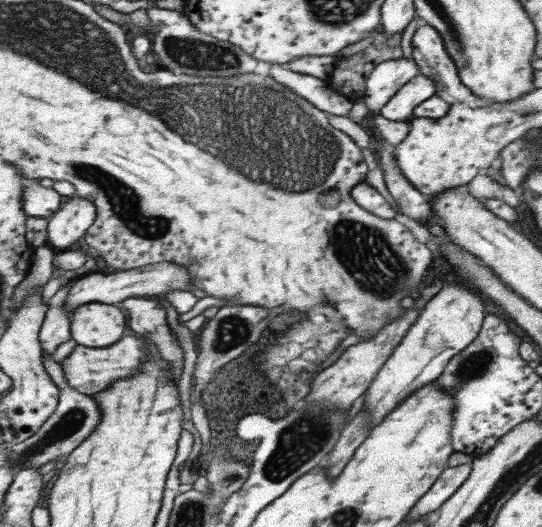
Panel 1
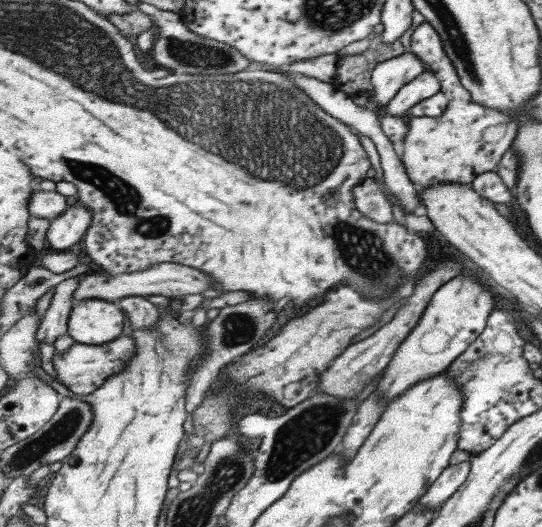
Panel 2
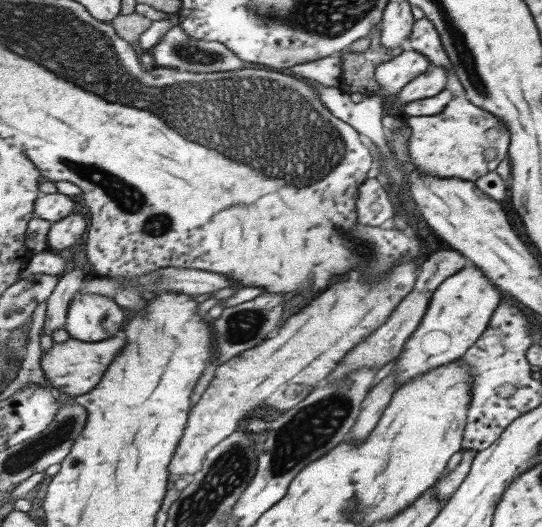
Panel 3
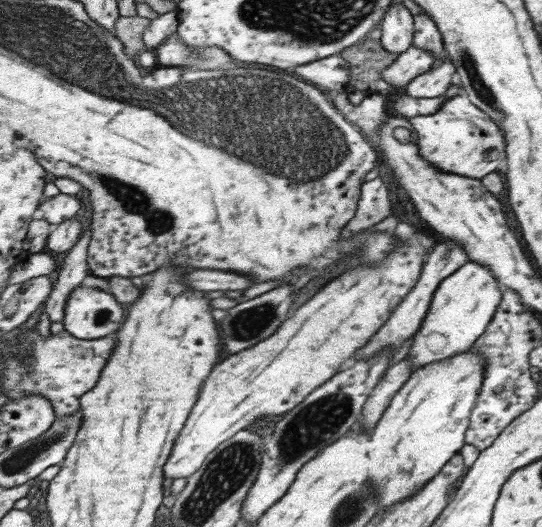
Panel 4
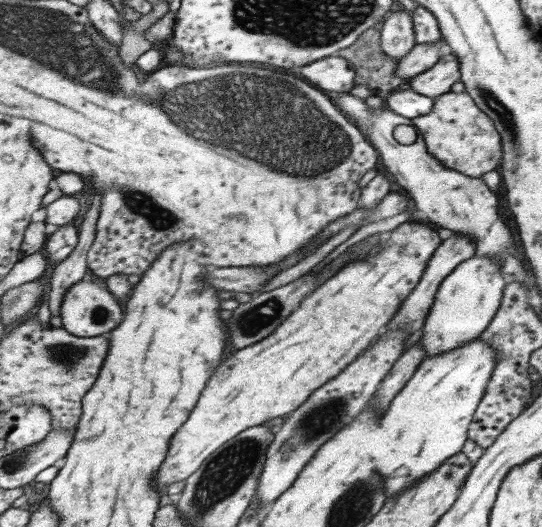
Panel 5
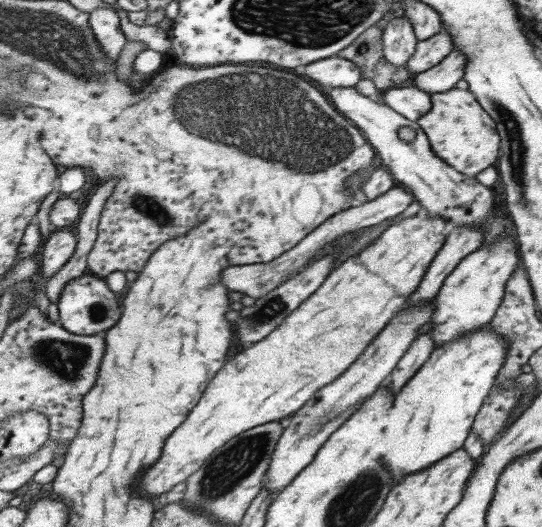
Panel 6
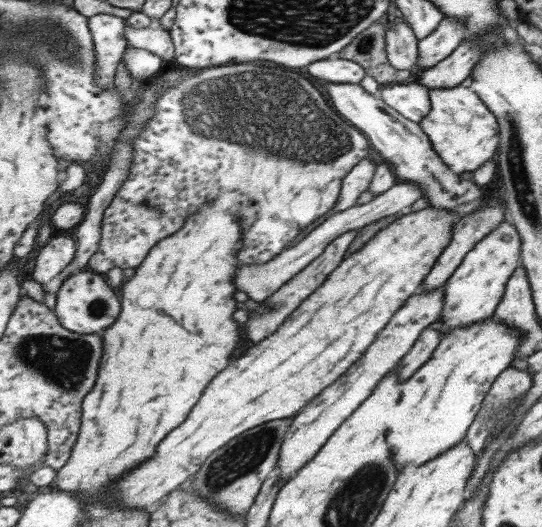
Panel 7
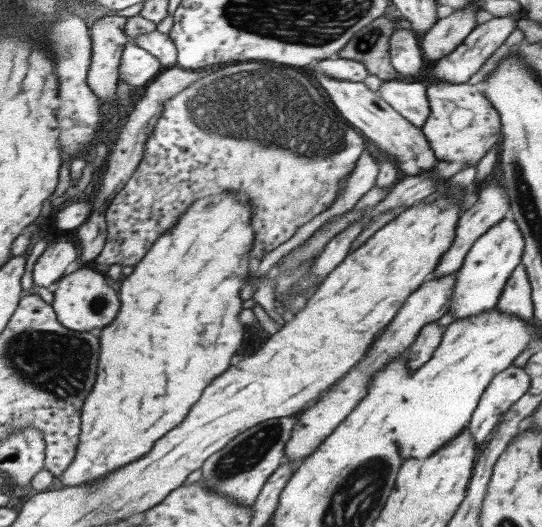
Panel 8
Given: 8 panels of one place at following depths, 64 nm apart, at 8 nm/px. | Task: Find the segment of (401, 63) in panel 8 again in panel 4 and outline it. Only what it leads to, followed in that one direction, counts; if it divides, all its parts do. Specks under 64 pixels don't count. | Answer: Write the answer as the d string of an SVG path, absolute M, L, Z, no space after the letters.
M393 4L380 25L385 50L403 54L413 46L414 15L405 4Z

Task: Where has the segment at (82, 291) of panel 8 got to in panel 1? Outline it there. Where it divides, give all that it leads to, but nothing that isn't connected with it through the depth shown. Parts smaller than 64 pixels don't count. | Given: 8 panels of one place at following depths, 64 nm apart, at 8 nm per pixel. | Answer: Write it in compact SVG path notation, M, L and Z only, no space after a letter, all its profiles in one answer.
M89 302L71 316L71 330L77 344L107 348L125 336L127 318L113 304Z

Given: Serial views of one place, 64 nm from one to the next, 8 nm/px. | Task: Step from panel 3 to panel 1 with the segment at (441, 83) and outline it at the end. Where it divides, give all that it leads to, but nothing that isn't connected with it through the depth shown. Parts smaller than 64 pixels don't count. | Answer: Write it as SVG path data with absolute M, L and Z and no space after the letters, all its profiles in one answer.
M419 74L395 93L394 98L386 104L379 115L394 122L409 120L417 106L435 94L437 94L437 84L425 74Z

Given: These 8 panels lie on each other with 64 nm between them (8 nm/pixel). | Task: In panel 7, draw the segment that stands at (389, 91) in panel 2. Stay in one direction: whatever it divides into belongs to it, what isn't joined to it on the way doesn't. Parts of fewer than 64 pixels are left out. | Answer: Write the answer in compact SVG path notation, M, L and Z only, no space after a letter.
M445 18L431 36L419 41L417 68L433 68L453 54L467 38L465 22L455 18Z

